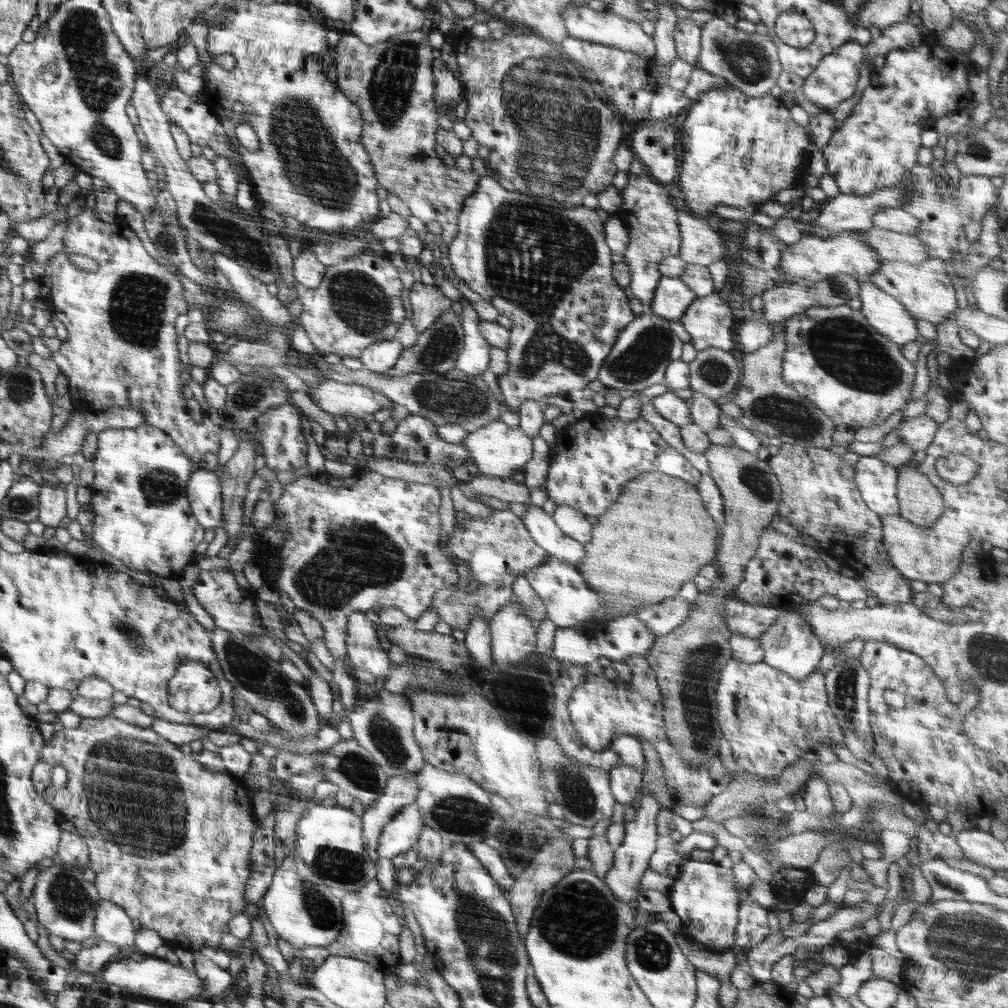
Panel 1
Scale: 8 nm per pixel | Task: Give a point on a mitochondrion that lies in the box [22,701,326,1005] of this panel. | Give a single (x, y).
(128, 789)

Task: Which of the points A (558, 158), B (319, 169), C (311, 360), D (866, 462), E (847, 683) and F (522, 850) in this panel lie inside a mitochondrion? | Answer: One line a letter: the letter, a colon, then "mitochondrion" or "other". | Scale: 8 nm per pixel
A: mitochondrion
B: mitochondrion
C: other
D: other
E: mitochondrion
F: other

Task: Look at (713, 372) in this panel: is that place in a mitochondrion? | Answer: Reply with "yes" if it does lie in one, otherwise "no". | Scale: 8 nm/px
yes

